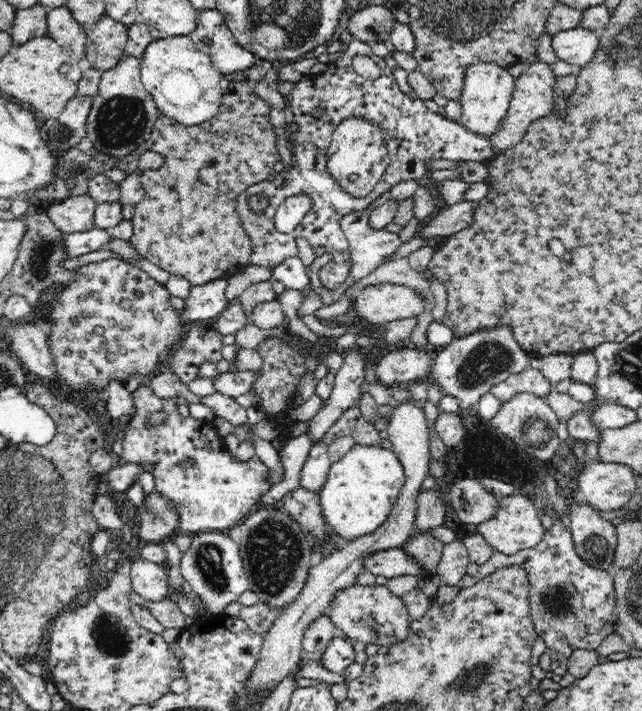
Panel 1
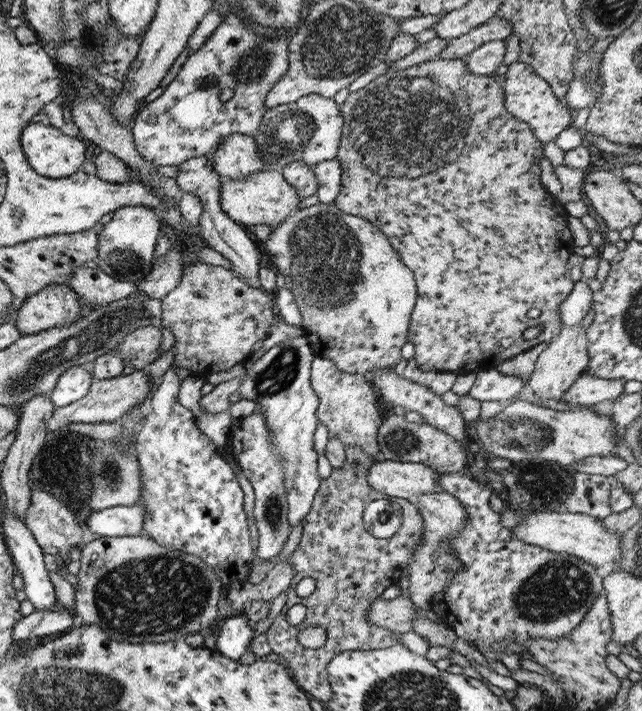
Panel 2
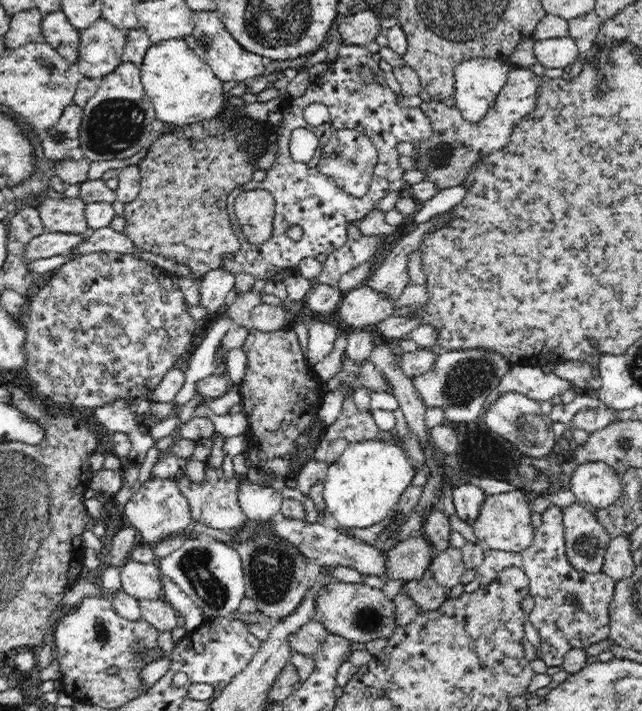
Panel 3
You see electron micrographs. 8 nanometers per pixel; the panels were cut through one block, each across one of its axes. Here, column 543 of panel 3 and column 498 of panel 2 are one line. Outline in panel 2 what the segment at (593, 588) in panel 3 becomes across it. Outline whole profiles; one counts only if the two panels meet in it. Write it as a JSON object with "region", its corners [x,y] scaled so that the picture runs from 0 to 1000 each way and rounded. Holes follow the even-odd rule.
{"region":[[[687,665],[681,684],[690,693],[702,695],[709,703],[715,703],[715,709],[721,709],[724,717],[721,744],[712,747],[709,755],[699,750],[696,758],[699,765],[688,765],[690,769],[698,768],[701,779],[717,795],[713,796],[717,802],[707,805],[704,813],[698,814],[695,824],[678,844],[678,865],[684,864],[690,878],[729,906],[738,903],[740,911],[755,925],[779,931],[777,921],[791,918],[785,907],[790,899],[798,897],[812,916],[818,911],[818,902],[827,896],[868,899],[899,880],[938,830],[938,814],[925,806],[922,796],[902,785],[844,774],[805,759],[793,743],[777,736],[780,720],[765,717],[760,706],[765,691],[731,667],[715,669],[710,665]]]}

